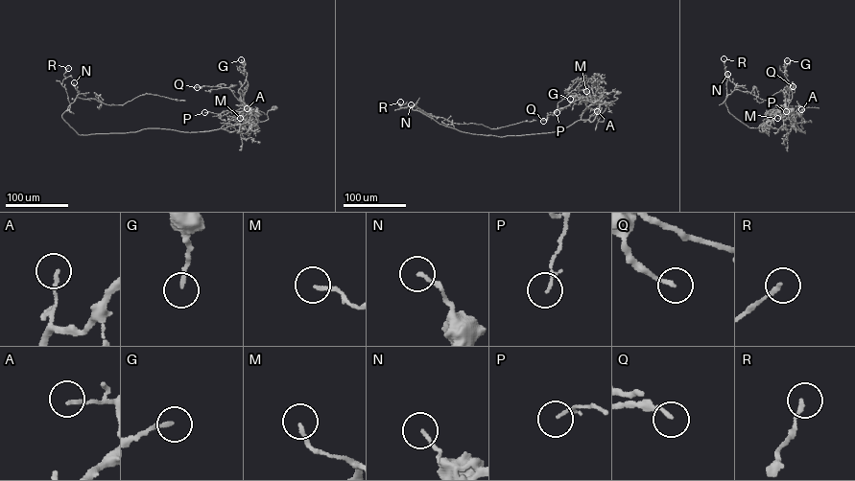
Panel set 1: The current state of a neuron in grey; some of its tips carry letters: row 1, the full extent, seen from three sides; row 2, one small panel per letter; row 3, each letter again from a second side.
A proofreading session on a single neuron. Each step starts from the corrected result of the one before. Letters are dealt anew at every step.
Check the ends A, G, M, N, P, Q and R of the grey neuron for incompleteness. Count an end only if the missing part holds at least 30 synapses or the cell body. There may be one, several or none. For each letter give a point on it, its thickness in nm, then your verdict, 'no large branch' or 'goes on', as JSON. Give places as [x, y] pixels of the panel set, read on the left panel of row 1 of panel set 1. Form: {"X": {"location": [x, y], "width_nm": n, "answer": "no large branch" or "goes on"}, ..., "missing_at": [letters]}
{"A": {"location": [247, 108], "width_nm": 140, "answer": "no large branch"}, "G": {"location": [241, 59], "width_nm": 170, "answer": "no large branch"}, "M": {"location": [240, 118], "width_nm": 150, "answer": "no large branch"}, "N": {"location": [74, 82], "width_nm": 130, "answer": "no large branch"}, "P": {"location": [204, 112], "width_nm": 110, "answer": "no large branch"}, "Q": {"location": [197, 87], "width_nm": 160, "answer": "no large branch"}, "R": {"location": [68, 68], "width_nm": 160, "answer": "no large branch"}, "missing_at": []}

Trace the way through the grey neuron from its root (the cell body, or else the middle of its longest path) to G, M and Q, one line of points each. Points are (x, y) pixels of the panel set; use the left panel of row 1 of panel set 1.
G: (273, 108), (268, 112), (267, 120), (248, 119), (250, 107), (242, 101), (238, 91), (247, 73), (241, 59)
M: (273, 108), (268, 112), (268, 119), (263, 121), (239, 115), (240, 118)
Q: (273, 108), (268, 112), (267, 120), (248, 119), (250, 107), (238, 100), (228, 88), (197, 87)

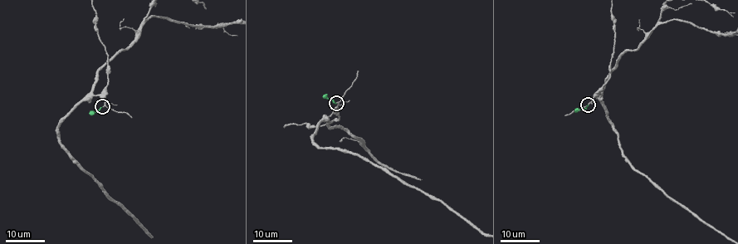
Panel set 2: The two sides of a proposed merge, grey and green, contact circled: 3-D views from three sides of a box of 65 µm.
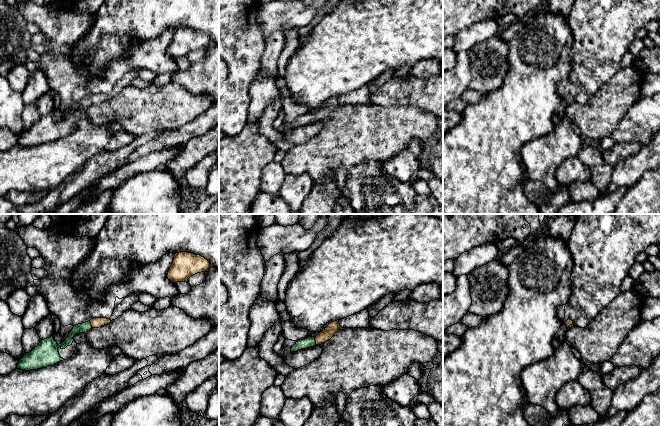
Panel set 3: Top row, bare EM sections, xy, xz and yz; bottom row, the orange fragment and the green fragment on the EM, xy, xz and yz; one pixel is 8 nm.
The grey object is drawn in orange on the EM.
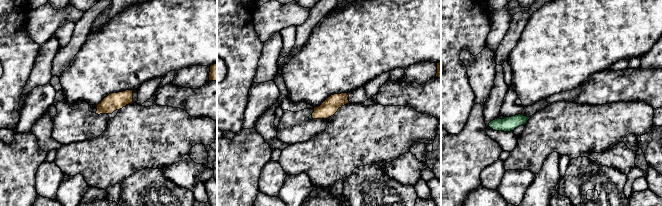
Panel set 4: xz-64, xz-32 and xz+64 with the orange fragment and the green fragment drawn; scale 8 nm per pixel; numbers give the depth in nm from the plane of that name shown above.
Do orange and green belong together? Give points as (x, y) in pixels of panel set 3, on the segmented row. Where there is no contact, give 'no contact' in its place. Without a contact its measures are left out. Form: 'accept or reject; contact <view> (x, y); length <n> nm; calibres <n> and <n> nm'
accept; contact xz (315, 340); length 70 nm; calibres 90 and 90 nm

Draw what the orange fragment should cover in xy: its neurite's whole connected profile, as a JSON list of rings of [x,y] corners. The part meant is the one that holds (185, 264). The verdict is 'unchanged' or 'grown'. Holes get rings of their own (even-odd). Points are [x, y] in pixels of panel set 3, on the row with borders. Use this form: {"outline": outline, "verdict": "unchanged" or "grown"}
{"outline": [[[179,252],[174,256],[167,277],[173,283],[187,282],[191,276],[205,272],[208,268],[210,263],[204,257],[189,252]]], "verdict": "unchanged"}

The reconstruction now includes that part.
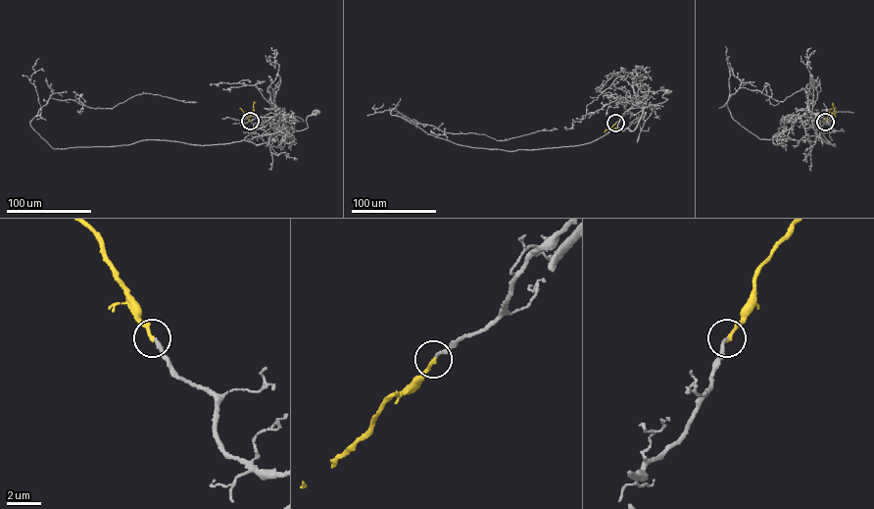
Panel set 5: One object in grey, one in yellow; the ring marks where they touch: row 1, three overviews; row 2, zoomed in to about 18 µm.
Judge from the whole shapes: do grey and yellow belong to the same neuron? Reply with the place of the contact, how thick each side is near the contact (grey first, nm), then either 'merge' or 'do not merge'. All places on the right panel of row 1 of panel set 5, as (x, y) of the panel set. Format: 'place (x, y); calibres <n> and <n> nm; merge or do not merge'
place (825, 122); calibres 180 and 240 nm; merge

